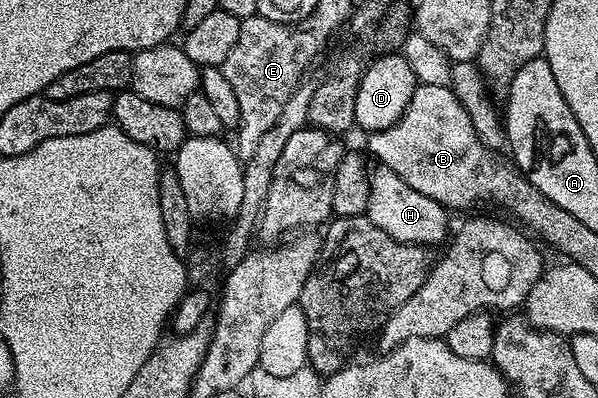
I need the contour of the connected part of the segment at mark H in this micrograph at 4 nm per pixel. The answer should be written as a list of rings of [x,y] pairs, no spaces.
[[[379,164],[371,167],[368,179],[370,200],[366,217],[378,228],[382,228],[386,236],[394,236],[394,240],[399,242],[410,242],[414,246],[425,248],[432,248],[435,242],[443,243],[449,237],[448,216],[450,214],[446,207],[438,204],[438,200],[430,200],[430,196],[410,188],[410,184],[402,180],[402,176],[390,172],[390,168]]]

